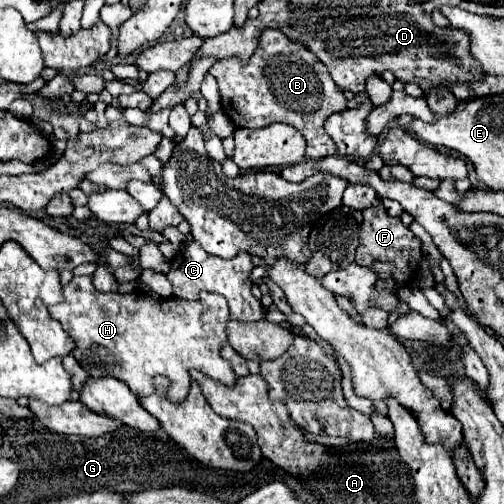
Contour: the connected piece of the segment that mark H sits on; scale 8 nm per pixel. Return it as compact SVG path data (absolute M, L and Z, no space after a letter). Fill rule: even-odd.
M74 277L66 287L64 287L64 297L66 301L48 307L50 315L58 319L64 327L64 331L74 339L76 351L72 353L78 363L88 371L90 377L102 379L102 377L114 377L120 379L130 387L132 393L138 397L148 397L154 393L154 377L162 375L170 381L170 387L164 391L164 397L172 403L184 401L184 397L190 391L190 369L198 369L204 375L224 383L232 385L236 383L236 375L232 371L232 365L220 355L220 347L228 343L226 335L226 323L228 323L228 303L222 295L216 293L200 293L200 299L196 301L186 301L180 297L170 297L170 299L156 299L148 295L146 291L134 291L126 295L118 293L100 293L92 285L92 277Z

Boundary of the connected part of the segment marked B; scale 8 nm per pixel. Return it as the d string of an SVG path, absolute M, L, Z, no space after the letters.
M278 29L260 33L258 47L248 61L220 59L210 69L210 75L220 85L222 111L236 127L260 129L270 123L288 123L296 127L308 141L304 159L322 159L336 153L334 141L324 131L324 121L332 113L346 109L342 89L332 81L328 69L304 45L290 41Z

